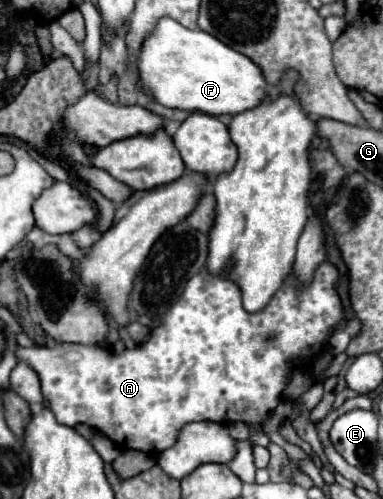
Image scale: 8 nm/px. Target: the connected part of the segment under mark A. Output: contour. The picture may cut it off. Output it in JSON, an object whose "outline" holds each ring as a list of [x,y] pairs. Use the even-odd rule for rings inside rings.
{"outline":[[[328,260],[314,270],[314,278],[302,290],[294,286],[294,272],[290,272],[268,306],[250,314],[242,308],[242,294],[236,282],[226,278],[226,274],[210,274],[202,268],[186,282],[182,296],[168,306],[166,314],[158,316],[160,324],[136,348],[116,354],[112,348],[98,344],[56,344],[52,348],[18,348],[18,358],[38,372],[42,394],[60,424],[88,424],[122,448],[156,456],[176,442],[184,424],[200,420],[224,424],[228,412],[230,422],[244,422],[252,432],[264,432],[266,420],[282,400],[290,372],[326,348],[330,334],[346,326],[336,282],[338,268]]]}

